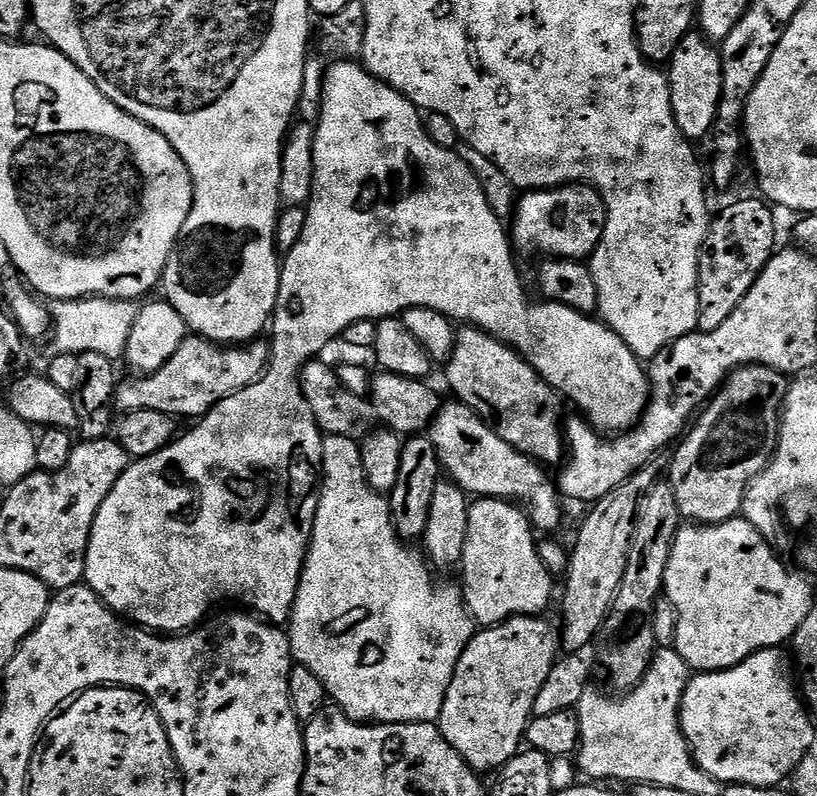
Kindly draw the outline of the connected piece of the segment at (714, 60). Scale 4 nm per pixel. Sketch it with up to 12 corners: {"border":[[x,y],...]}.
{"border":[[693,30],[666,64],[678,130],[716,126],[720,49]]}

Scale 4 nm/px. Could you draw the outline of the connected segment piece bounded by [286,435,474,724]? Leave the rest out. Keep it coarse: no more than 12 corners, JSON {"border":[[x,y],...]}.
{"border":[[324,436],[286,631],[351,720],[439,721],[474,621]]}

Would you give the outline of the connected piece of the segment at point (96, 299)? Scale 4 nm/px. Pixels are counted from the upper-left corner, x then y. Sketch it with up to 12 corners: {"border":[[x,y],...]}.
{"border":[[101,296],[54,300],[53,349],[126,350],[138,308]]}

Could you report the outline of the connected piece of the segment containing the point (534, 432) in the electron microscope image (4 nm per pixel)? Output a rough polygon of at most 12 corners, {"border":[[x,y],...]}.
{"border":[[455,333],[453,397],[541,466],[565,459],[561,401],[519,352]]}

